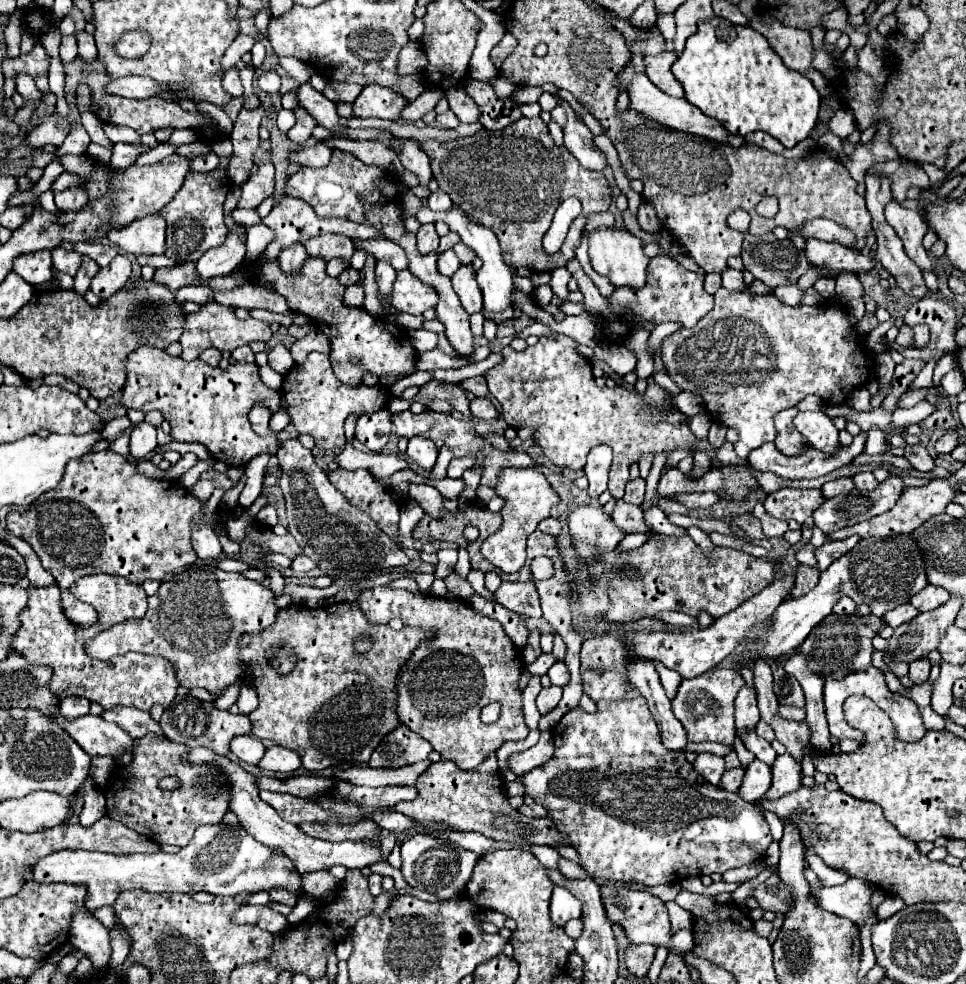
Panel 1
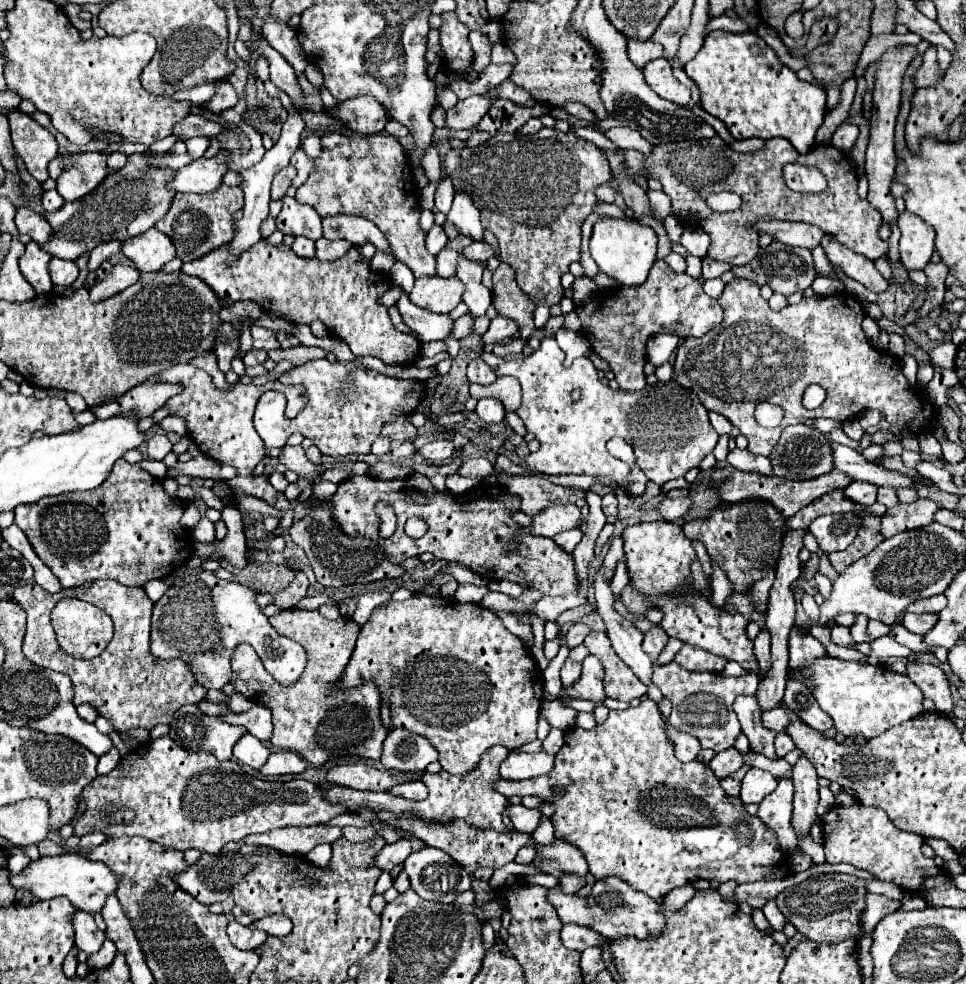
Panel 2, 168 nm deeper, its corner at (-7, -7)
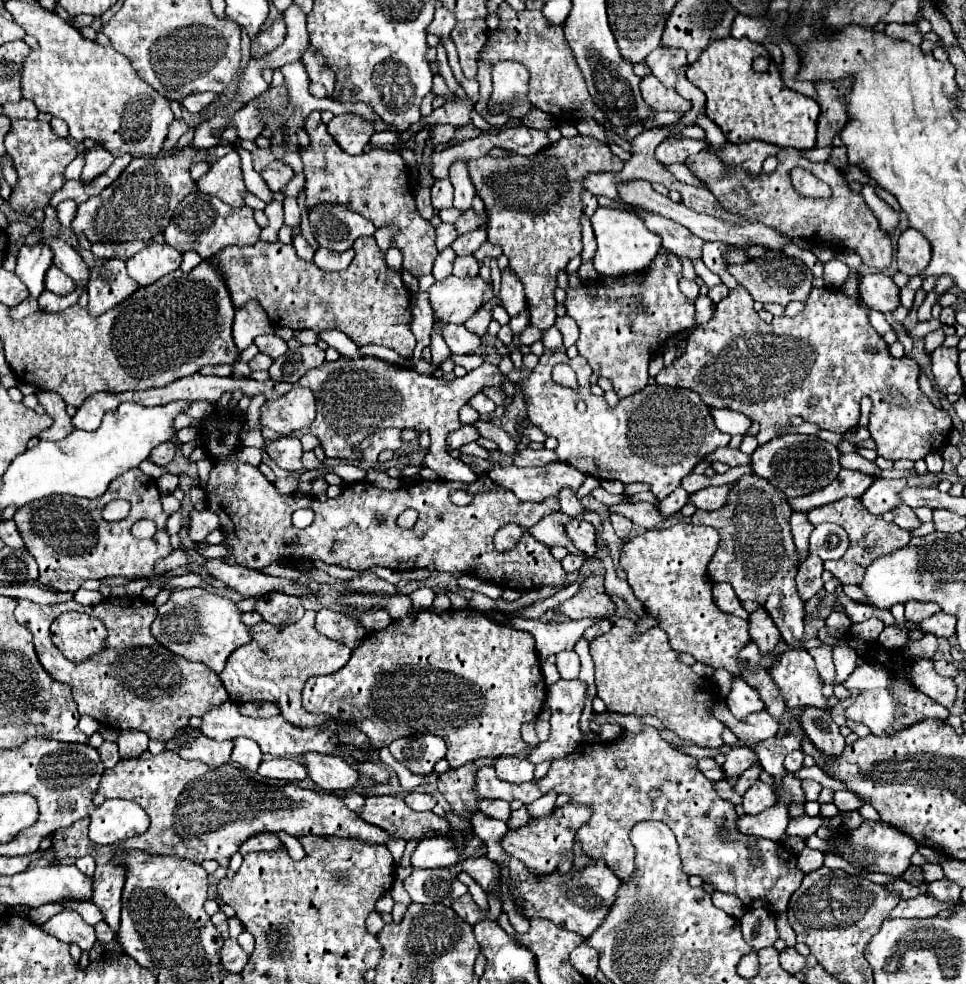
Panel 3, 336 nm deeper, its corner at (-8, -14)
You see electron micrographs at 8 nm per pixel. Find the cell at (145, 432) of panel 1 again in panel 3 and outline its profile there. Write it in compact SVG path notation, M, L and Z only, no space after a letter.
M164 442L164 444L156 446L156 450L152 450L150 460L152 460L156 466L164 466L164 464L168 464L168 462L174 458L174 452L176 452L176 446L174 446L172 442Z

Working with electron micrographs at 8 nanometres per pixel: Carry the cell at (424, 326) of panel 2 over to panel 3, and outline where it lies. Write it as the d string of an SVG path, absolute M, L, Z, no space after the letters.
M442 324L440 326L442 338L446 340L452 354L470 354L480 348L480 338L468 332L464 326L458 324Z

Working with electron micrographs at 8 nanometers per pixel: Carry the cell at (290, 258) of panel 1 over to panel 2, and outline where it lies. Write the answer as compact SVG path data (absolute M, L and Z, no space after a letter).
M295 237L295 243L291 245L291 249L299 257L315 257L315 243L307 237Z

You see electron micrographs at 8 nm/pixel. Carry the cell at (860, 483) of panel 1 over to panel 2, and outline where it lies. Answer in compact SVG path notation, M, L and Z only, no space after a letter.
M879 487L879 495L877 495L877 501L883 503L887 509L899 505L899 499L897 499L897 491L891 489L891 487Z

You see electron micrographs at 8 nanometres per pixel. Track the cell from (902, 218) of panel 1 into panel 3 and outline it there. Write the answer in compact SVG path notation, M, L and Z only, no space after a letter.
M908 228L898 238L898 254L896 254L898 270L908 276L922 274L932 258L930 252L932 252L930 242L924 238L924 234Z

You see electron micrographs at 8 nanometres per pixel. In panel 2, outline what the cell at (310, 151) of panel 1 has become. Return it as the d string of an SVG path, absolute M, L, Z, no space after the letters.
M299 149L299 151L293 155L291 165L297 169L297 175L295 175L295 179L293 179L293 185L295 185L295 187L299 187L301 183L305 183L305 181L307 181L309 173L311 173L311 169L313 169L313 159L311 159L311 157L307 157L303 149Z

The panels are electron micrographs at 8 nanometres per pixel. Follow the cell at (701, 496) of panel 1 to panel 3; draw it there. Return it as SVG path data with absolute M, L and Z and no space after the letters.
M648 502L614 504L614 506L610 506L610 512L618 512L622 516L626 516L642 528L662 528L668 522L668 516L662 514L654 504L648 504Z

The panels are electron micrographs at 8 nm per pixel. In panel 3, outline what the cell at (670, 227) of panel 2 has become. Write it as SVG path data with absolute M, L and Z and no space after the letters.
M692 260L692 264L694 264L694 268L696 268L696 274L706 282L708 288L712 288L712 286L716 286L716 284L722 282L716 274L712 274L708 268L704 268L704 262L702 262L702 260Z

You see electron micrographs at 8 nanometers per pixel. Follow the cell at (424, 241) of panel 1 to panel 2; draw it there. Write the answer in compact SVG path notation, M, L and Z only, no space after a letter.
M433 225L431 231L427 233L427 249L431 255L437 255L443 247L447 245L447 235L441 225Z

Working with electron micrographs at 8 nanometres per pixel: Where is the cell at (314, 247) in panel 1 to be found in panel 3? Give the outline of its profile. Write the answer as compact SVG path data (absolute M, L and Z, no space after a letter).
M318 248L314 254L314 264L322 270L344 270L354 258L354 250L332 252L328 248Z

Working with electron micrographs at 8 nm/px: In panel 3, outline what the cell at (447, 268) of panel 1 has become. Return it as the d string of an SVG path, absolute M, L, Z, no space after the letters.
M452 248L442 250L442 252L438 254L438 258L436 258L436 262L434 262L434 270L432 270L434 278L436 278L436 280L444 280L446 276L450 276L450 274L452 274L454 260L456 260L456 254L454 254Z

